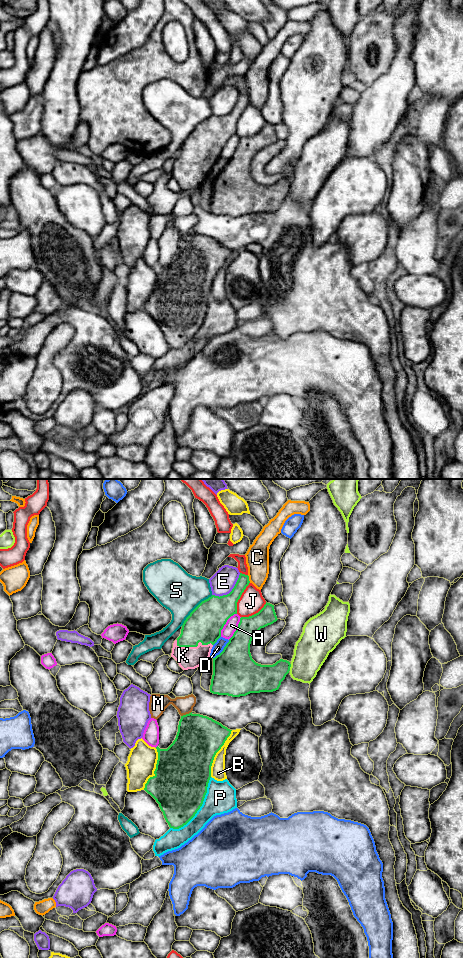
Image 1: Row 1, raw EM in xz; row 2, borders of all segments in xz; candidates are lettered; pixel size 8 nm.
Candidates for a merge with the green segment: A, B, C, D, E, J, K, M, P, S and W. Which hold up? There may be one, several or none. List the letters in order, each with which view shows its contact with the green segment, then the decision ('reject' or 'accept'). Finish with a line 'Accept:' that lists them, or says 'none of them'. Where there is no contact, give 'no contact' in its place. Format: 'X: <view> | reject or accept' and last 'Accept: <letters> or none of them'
A: xz | reject
B: xz | reject
C: xz | reject
D: xz | reject
E: xz | reject
J: xz | reject
K: xz | accept
M: xz | reject
P: xz | reject
S: xz | reject
W: xz | reject
Accept: K

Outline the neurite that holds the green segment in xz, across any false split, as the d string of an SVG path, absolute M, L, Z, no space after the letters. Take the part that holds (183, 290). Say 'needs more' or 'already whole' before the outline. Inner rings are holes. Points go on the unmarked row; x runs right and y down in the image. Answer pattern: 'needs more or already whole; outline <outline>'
already whole; outline M191 232L181 236L173 263L167 269L156 267L155 295L144 310L159 324L170 348L186 345L202 326L214 277L231 251Z

